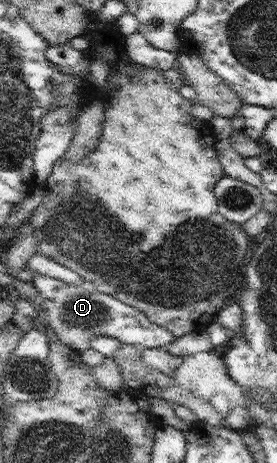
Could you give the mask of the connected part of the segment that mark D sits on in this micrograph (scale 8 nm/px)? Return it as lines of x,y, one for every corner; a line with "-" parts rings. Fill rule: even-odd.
38,272
33,273
31,282
39,291
45,306
40,311
40,322
52,327
61,342
79,353
90,348
90,340
98,335
107,335
122,343
138,344
150,349
165,348
177,339
168,329
152,323
139,309
126,305
91,285
70,285

